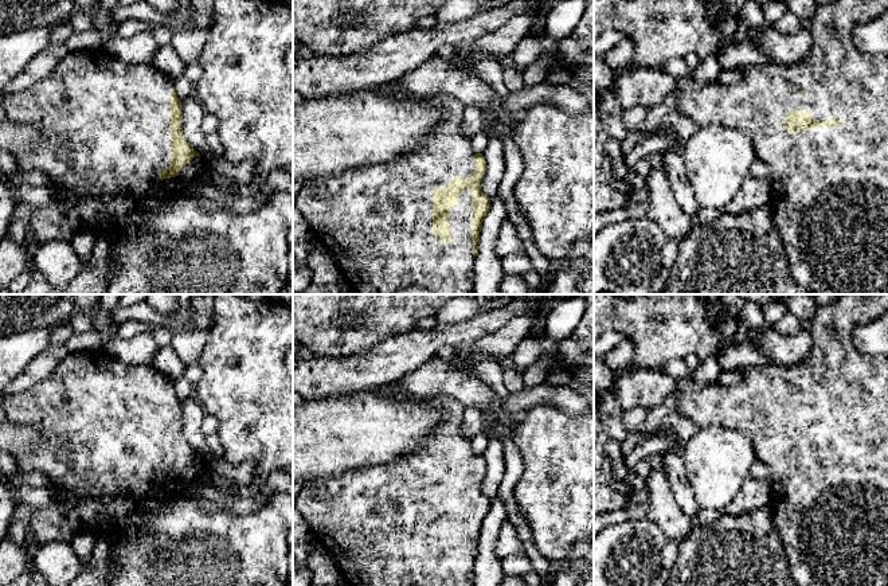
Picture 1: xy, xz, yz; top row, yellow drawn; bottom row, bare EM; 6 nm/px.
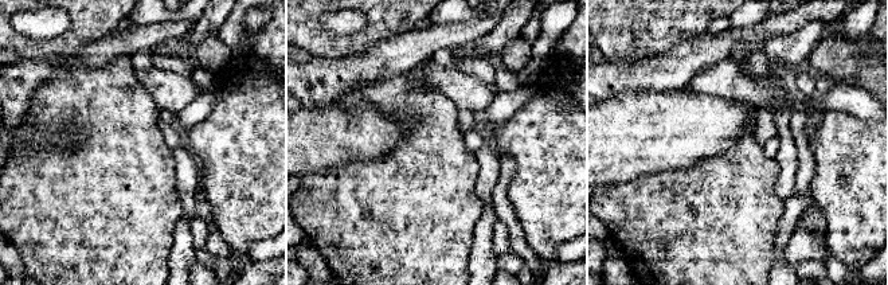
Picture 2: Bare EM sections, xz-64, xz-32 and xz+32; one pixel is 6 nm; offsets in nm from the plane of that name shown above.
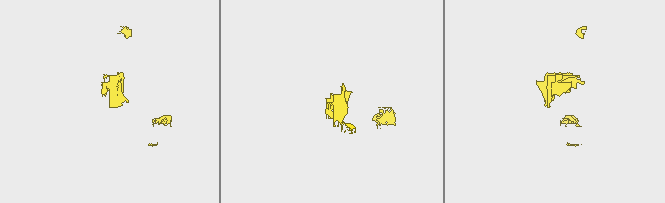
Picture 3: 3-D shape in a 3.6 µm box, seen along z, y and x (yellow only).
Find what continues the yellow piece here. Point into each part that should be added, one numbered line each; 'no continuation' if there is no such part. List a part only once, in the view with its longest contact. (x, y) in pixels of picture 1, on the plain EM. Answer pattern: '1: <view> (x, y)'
1: xz (375, 522)

